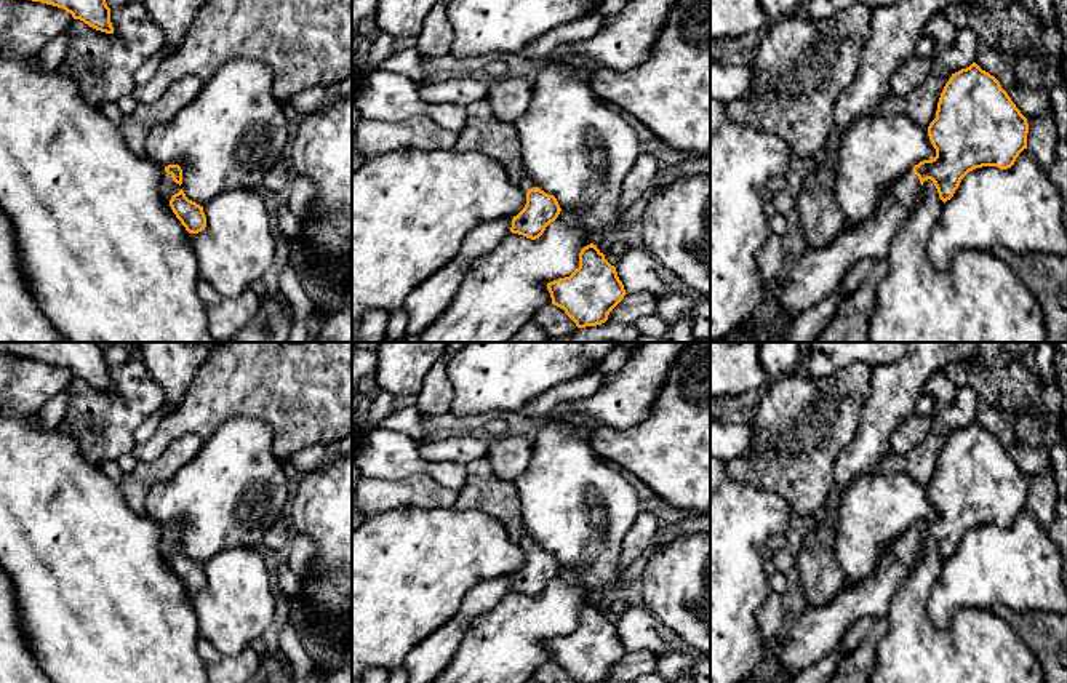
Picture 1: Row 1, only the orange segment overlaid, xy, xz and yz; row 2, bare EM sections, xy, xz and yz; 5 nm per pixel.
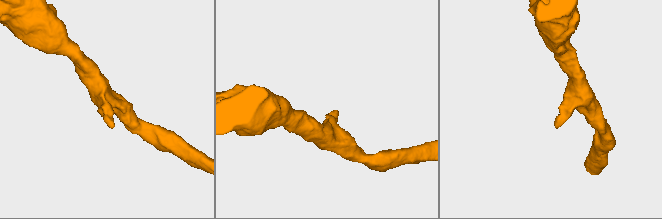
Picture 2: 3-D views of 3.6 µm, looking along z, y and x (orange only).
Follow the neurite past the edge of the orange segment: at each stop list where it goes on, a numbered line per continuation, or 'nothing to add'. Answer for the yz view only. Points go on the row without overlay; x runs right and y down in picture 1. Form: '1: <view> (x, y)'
1: yz (818, 631)

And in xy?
1: xy (168, 544)

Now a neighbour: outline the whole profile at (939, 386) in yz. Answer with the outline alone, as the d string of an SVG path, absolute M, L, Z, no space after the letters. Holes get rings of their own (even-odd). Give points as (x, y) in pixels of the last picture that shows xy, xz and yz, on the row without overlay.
M934 373L921 390L921 395L931 395L936 400L936 405L941 408L952 405L958 387L942 373Z

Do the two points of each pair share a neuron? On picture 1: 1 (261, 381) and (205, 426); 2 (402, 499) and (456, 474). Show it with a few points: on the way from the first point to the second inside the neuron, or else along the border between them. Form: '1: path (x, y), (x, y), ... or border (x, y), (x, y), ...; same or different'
1: path (247, 384), (219, 411); same
2: border (400, 477), (413, 474), (431, 475), (458, 493); different

